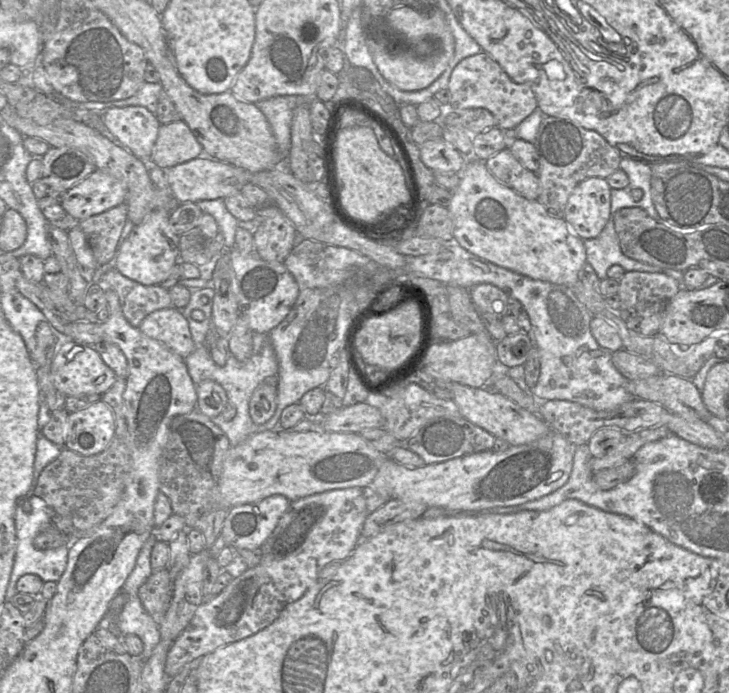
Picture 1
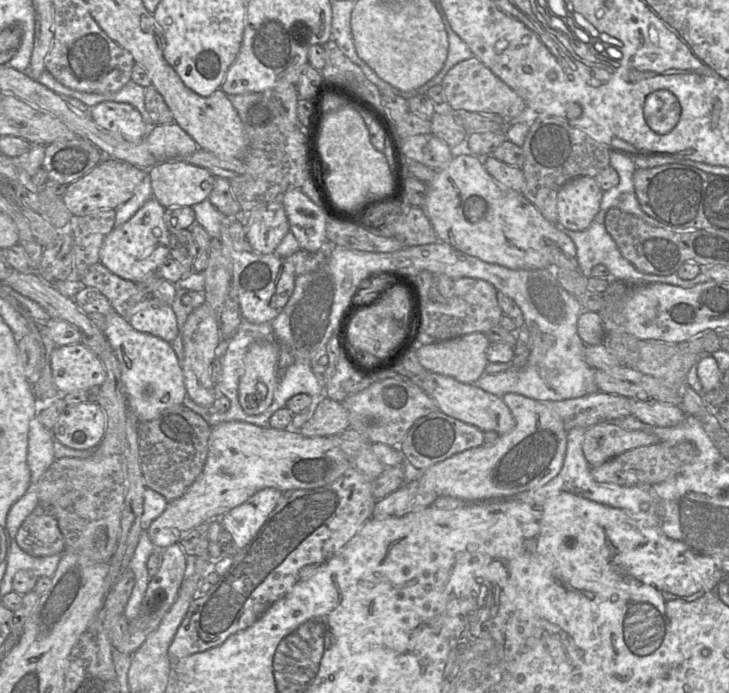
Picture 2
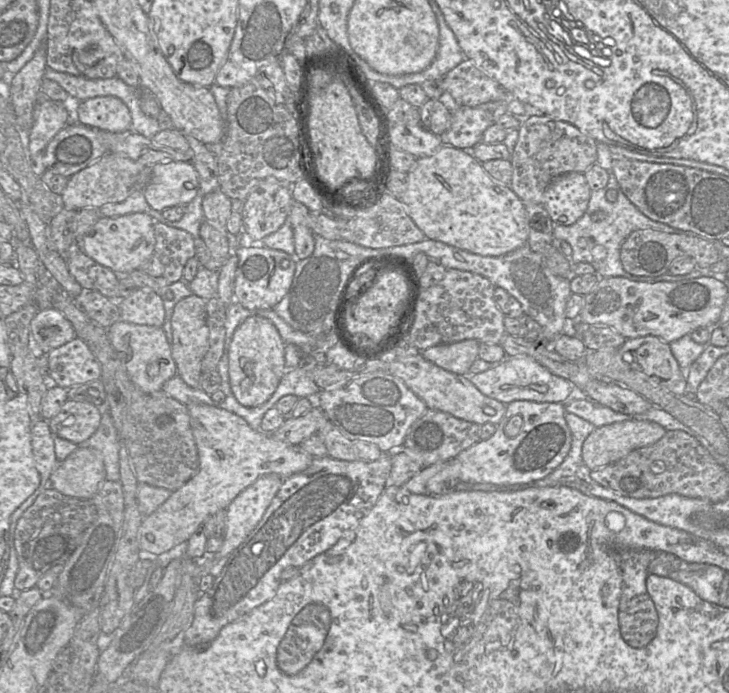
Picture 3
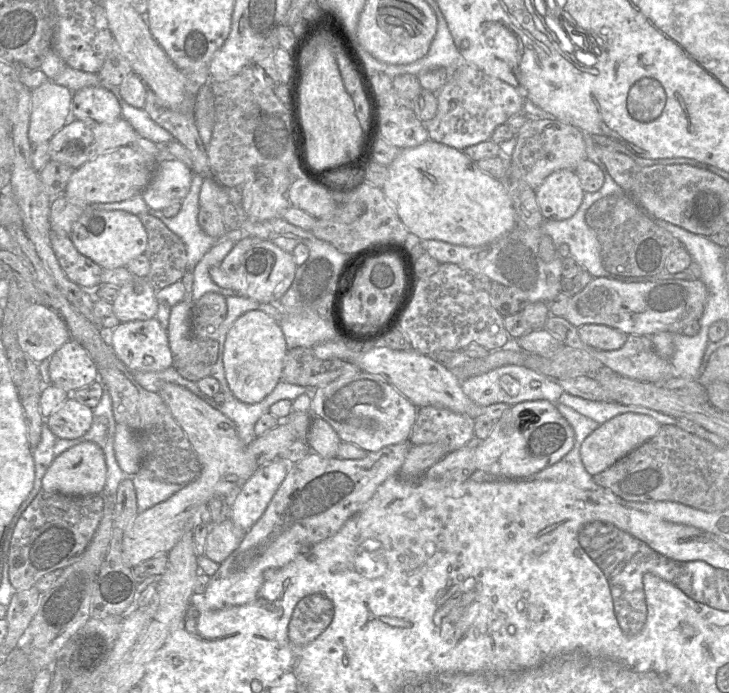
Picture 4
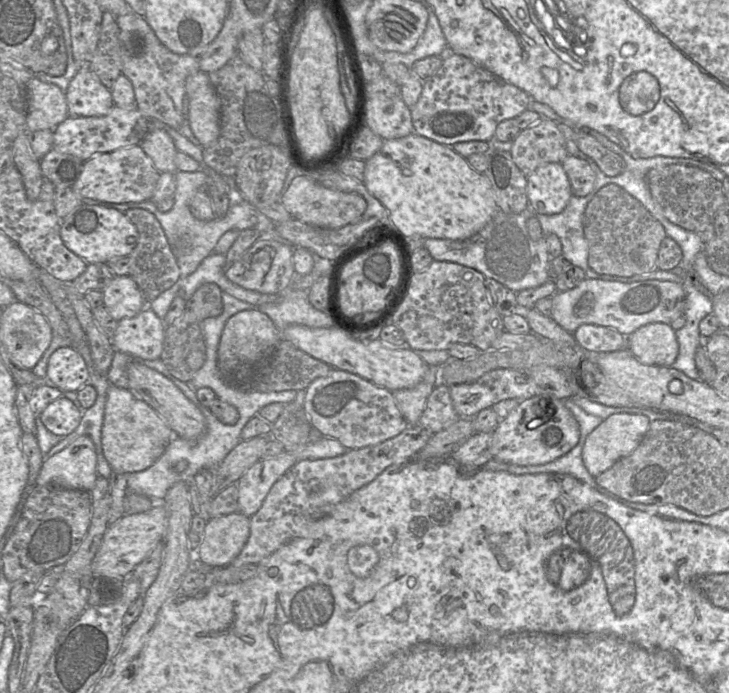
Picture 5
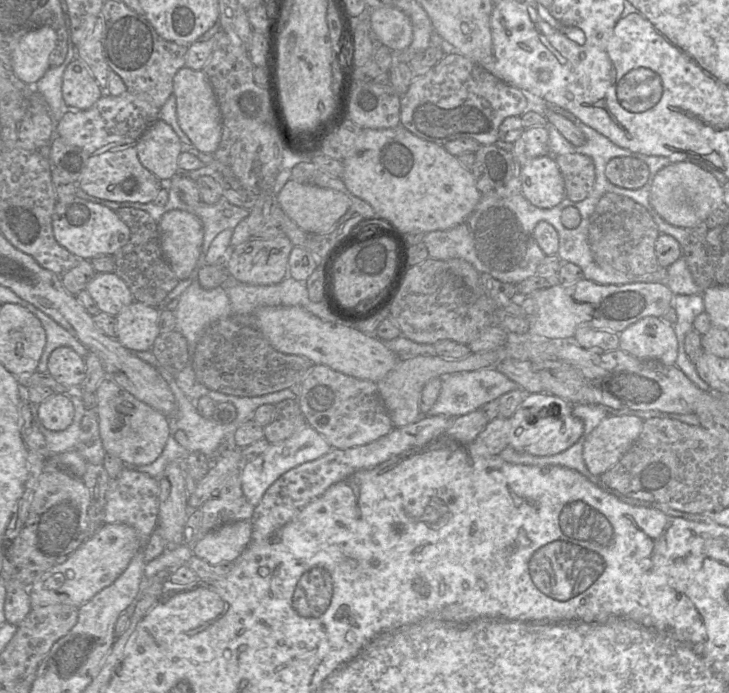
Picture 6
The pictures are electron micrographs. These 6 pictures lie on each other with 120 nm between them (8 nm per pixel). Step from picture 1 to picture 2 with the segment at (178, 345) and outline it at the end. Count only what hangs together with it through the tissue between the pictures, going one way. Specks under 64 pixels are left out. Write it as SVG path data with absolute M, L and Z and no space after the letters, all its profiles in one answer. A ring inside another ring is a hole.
M146 297L128 323L137 331L149 333L171 343L178 334L176 315L170 305Z

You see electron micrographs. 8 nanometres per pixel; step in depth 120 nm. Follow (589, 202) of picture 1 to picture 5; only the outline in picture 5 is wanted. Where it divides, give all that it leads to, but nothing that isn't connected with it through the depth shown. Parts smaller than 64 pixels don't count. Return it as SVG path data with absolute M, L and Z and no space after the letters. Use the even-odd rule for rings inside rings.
M561 163L540 166L526 178L529 207L537 213L554 215L566 208L573 194Z

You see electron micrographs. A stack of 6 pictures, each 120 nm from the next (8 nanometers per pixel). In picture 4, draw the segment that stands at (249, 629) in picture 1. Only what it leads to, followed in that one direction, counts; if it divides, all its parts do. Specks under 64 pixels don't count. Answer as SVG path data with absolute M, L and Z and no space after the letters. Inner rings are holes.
M408 441L401 442L383 447L381 450L376 452L368 452L367 455L362 459L340 459L338 457L324 458L319 454L311 452L305 458L296 462L295 464L289 464L285 479L277 489L261 518L246 532L245 537L239 547L234 552L232 552L229 557L223 561L223 563L221 563L215 574L210 577L203 596L204 607L209 610L220 610L230 606L245 605L254 601L264 583L264 571L266 569L283 568L291 561L309 550L313 545L337 533L352 516L359 512L371 500L383 482L385 482L388 478L395 476L400 471L410 447L411 445Z

